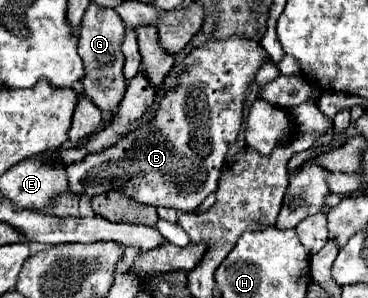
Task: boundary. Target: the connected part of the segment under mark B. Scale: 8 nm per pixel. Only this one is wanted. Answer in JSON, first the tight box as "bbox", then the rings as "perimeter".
{"bbox":[67,36,267,212],"perimeter":[[[231,36],[227,40],[209,40],[205,46],[195,48],[185,58],[185,72],[179,76],[177,86],[165,94],[157,116],[151,122],[129,132],[129,136],[119,140],[113,148],[91,154],[81,162],[71,164],[67,168],[69,190],[79,196],[97,196],[109,190],[121,190],[125,196],[141,204],[169,206],[179,212],[195,212],[201,202],[217,188],[225,154],[237,140],[243,122],[243,102],[265,58],[267,52],[261,48],[259,42],[241,36]]]}

